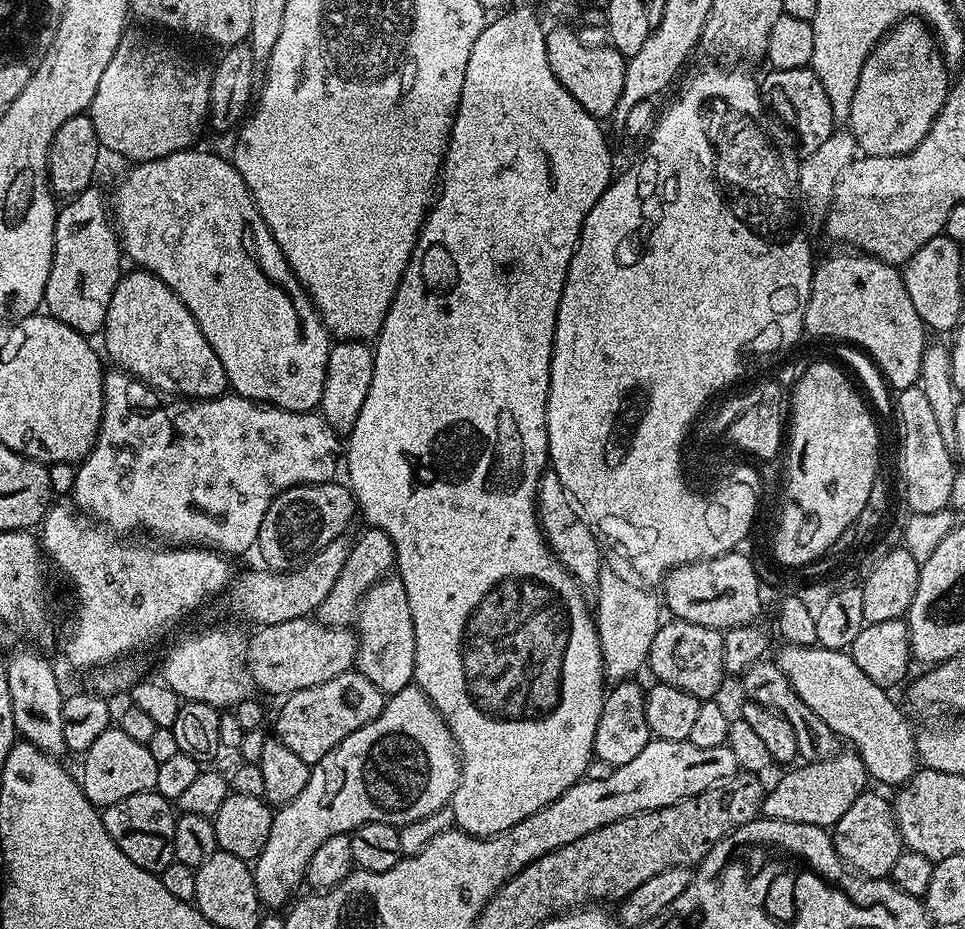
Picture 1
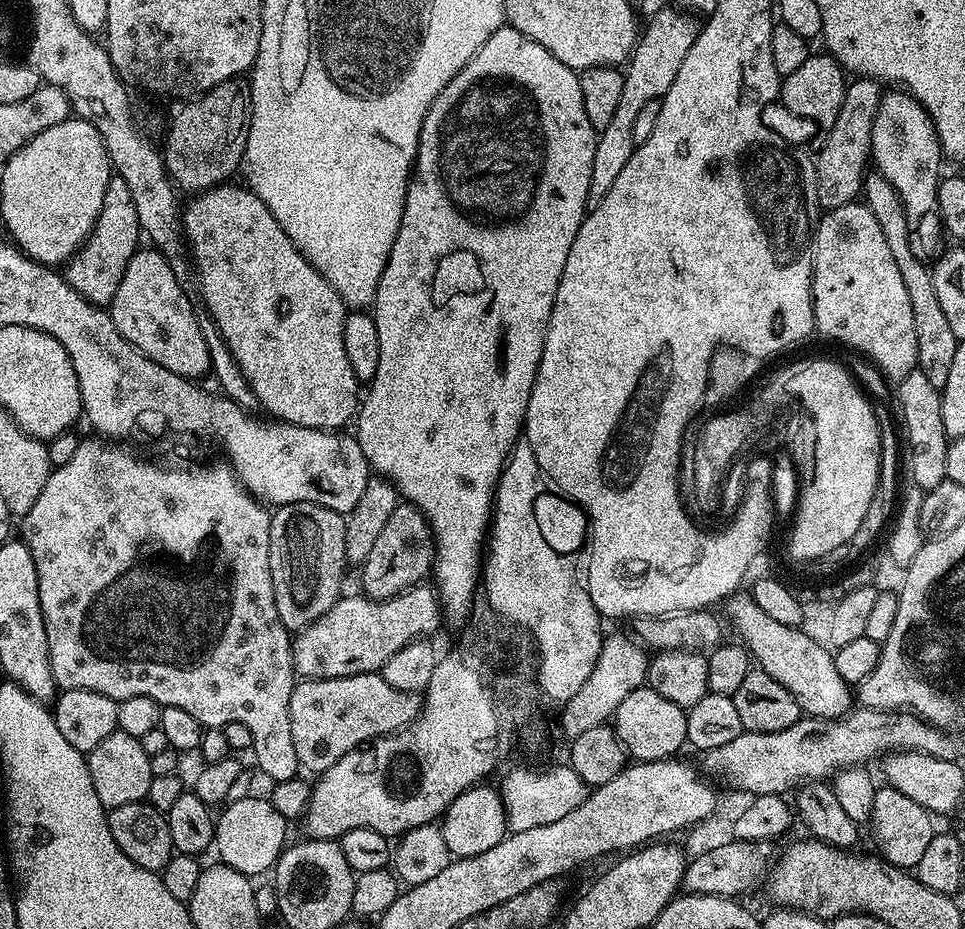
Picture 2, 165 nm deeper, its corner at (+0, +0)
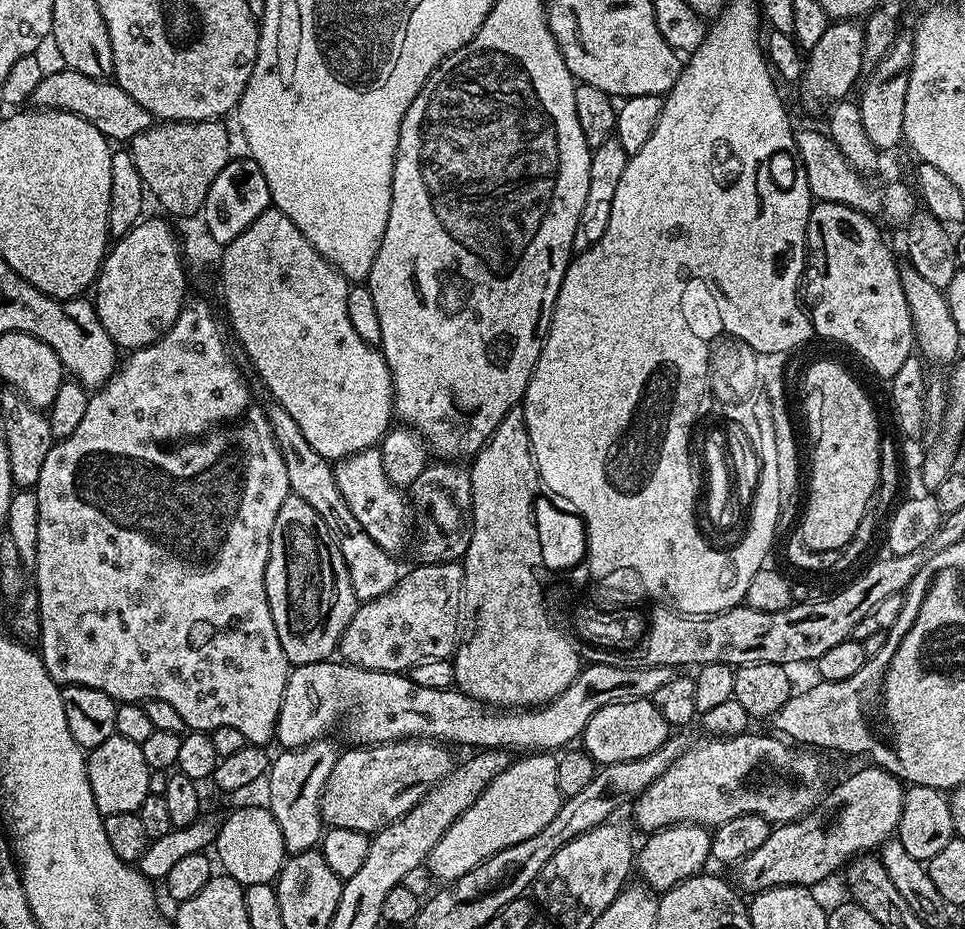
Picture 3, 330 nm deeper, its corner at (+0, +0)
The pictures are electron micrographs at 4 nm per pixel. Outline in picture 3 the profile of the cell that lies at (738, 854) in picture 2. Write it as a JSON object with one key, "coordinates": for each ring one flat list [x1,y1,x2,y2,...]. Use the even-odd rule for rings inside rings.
{"coordinates":[[867,766,852,772,822,803,798,820,773,827,771,834,735,869,739,887,755,894,787,884,817,886,831,872,845,867,857,854,879,849,895,833,902,818,905,785,895,772,883,766]]}

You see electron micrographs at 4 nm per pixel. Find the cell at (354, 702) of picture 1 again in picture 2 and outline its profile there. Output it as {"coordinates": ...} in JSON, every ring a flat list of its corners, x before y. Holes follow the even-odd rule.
{"coordinates":[[380,672,354,674,342,678,326,678,325,680,301,679,290,694,290,734,294,738,294,750,300,759,301,769,309,768,313,774,324,772,342,754,350,754,350,750,361,747,369,740,376,740,391,732,397,732,408,724,413,724,420,712,422,696,419,692,403,692,394,690,390,682]]}

